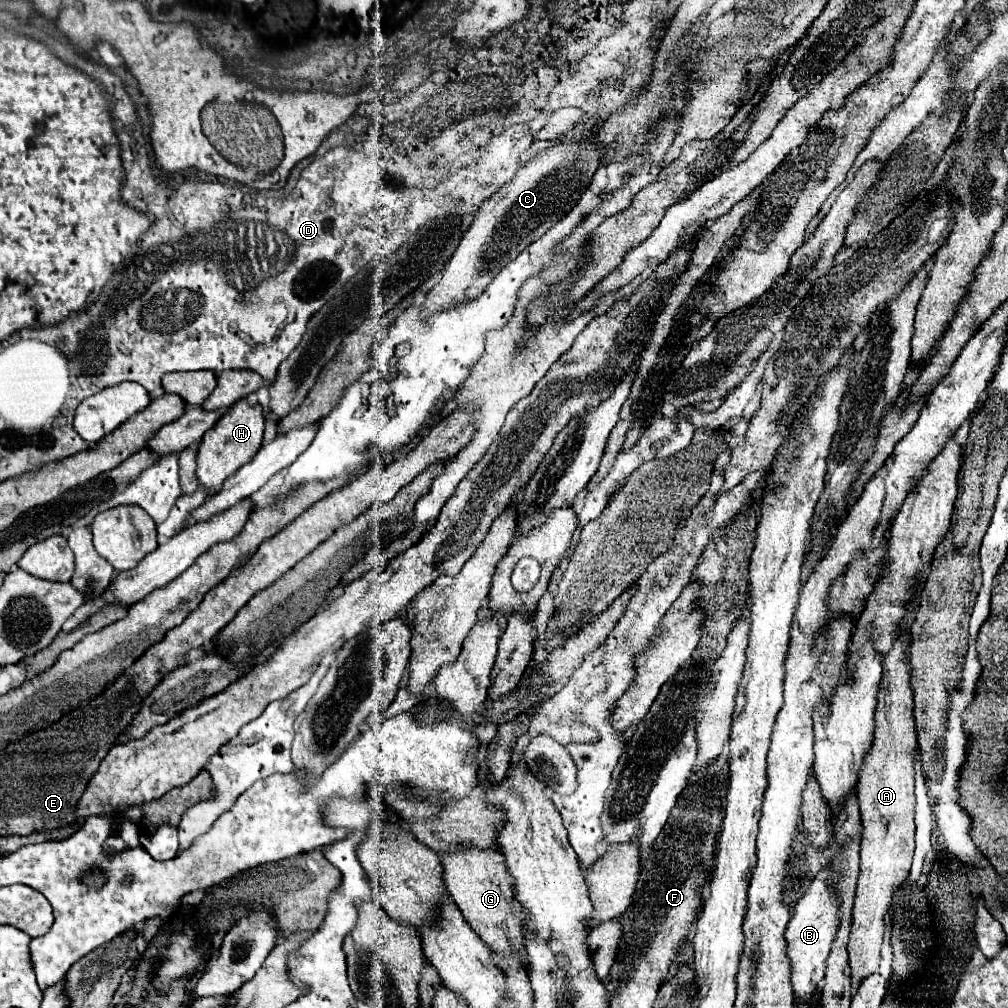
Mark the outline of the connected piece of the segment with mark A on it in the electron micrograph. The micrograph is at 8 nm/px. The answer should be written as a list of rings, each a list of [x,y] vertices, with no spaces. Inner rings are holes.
[[[909,616],[901,622],[901,636],[893,650],[883,658],[883,678],[879,684],[879,704],[875,712],[875,740],[871,752],[865,758],[865,766],[859,774],[857,800],[861,808],[863,836],[861,836],[861,872],[857,880],[857,894],[851,914],[851,936],[847,944],[851,984],[859,986],[871,972],[877,972],[881,960],[881,946],[885,938],[885,914],[891,908],[893,894],[907,880],[913,860],[913,752],[917,750],[917,734],[913,720],[913,692],[911,692],[911,668],[905,654],[905,626]]]

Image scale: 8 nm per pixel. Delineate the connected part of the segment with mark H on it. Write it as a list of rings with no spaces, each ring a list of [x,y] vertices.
[[[243,398],[235,402],[219,420],[219,424],[215,424],[215,428],[203,436],[197,452],[197,478],[209,494],[219,492],[219,488],[223,488],[223,482],[229,476],[233,476],[235,470],[239,470],[241,466],[249,464],[249,460],[255,458],[255,454],[263,446],[263,430],[265,430],[263,410],[259,406],[249,406],[247,400]]]

